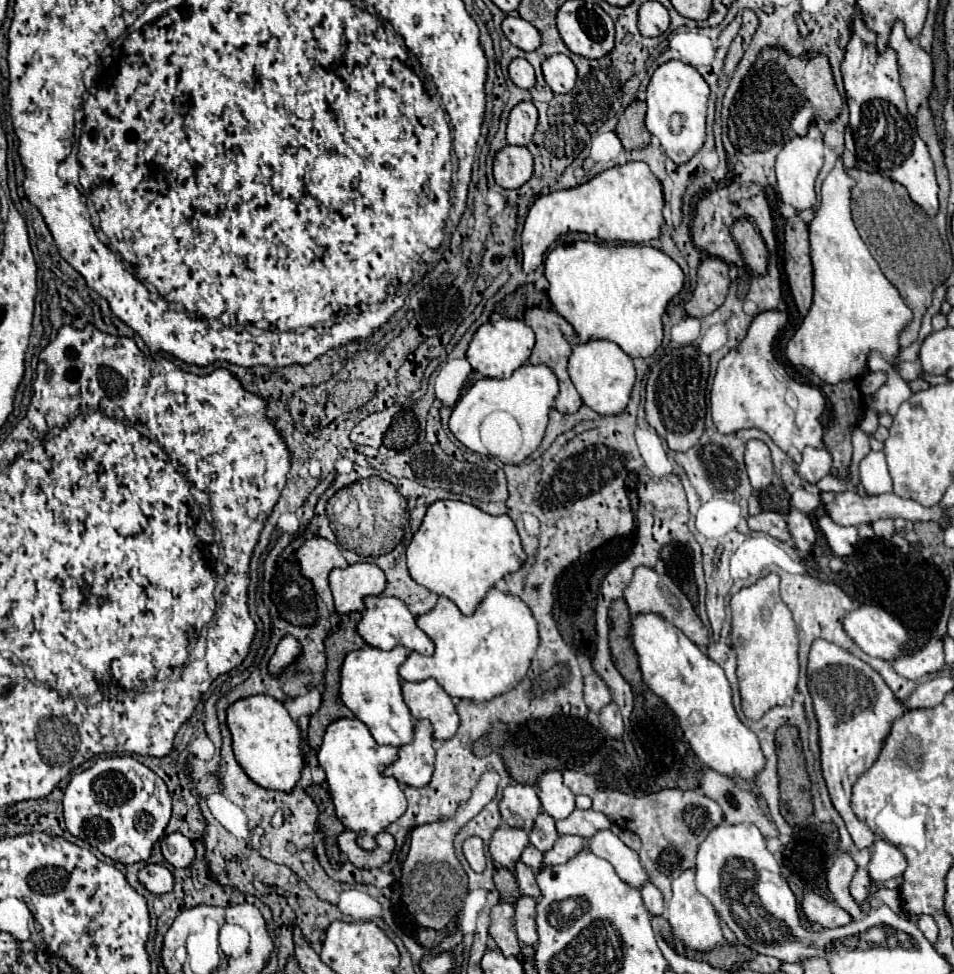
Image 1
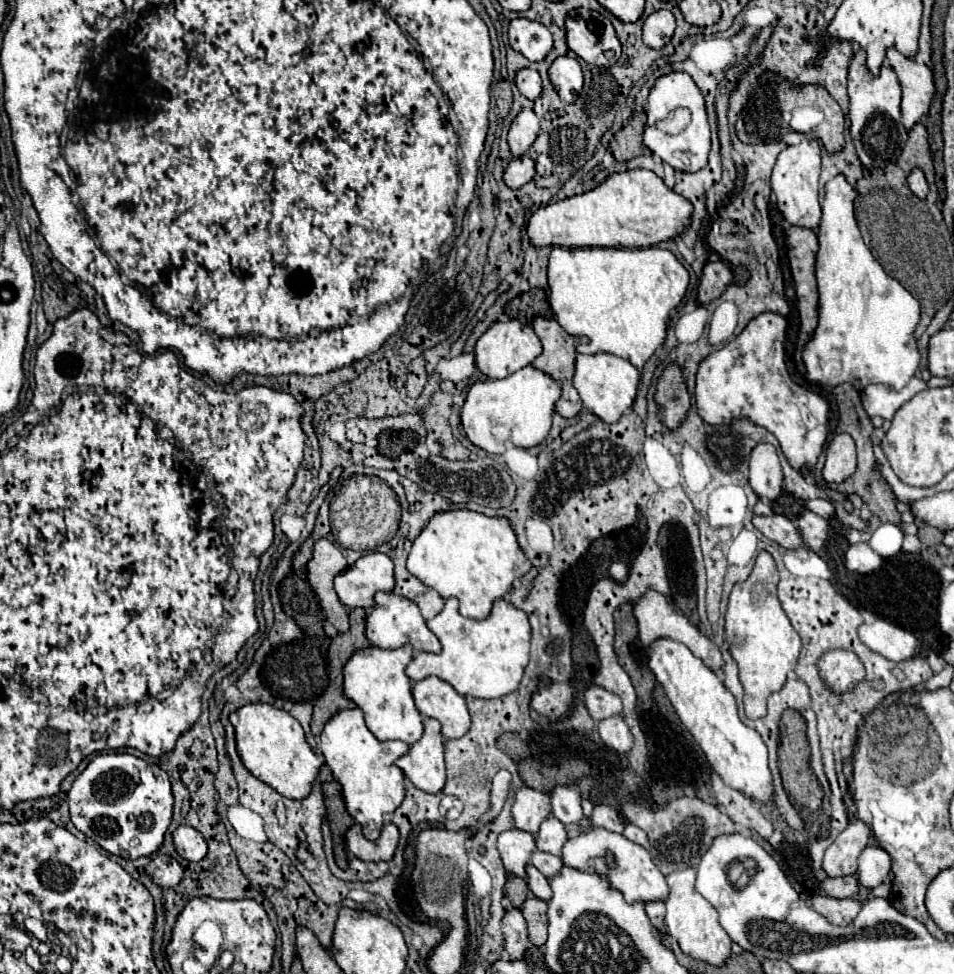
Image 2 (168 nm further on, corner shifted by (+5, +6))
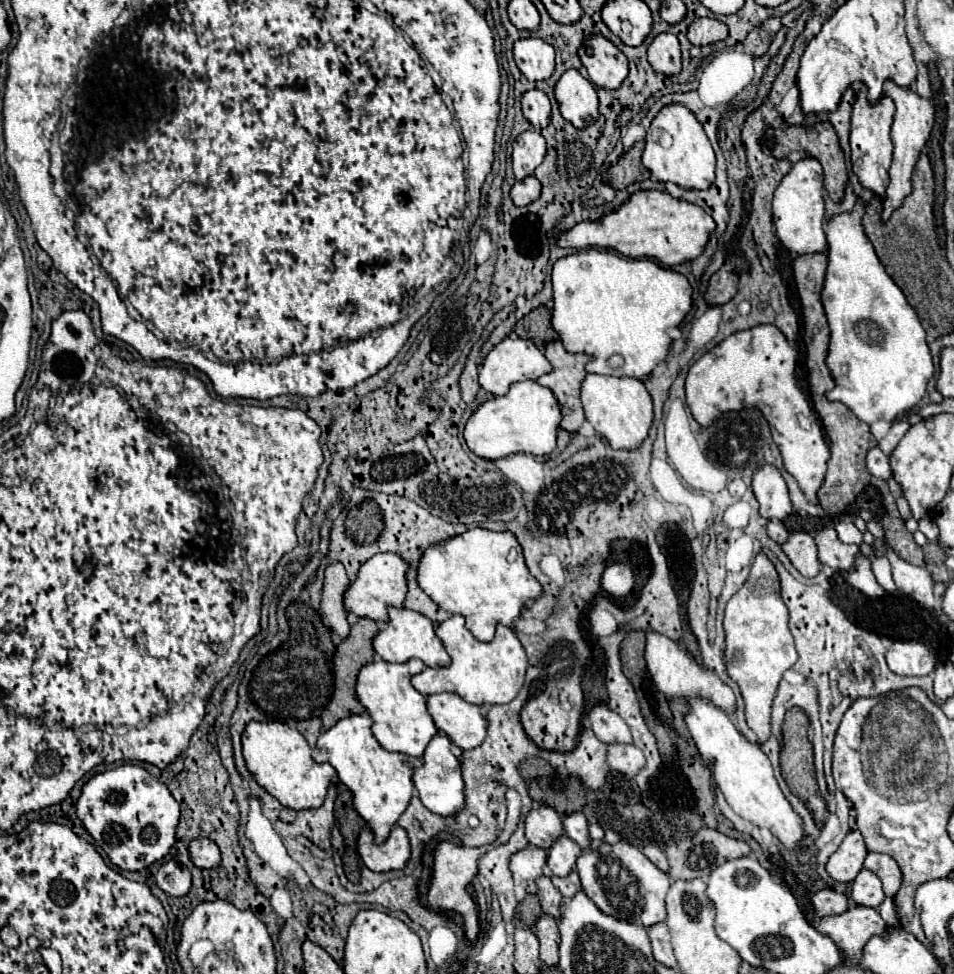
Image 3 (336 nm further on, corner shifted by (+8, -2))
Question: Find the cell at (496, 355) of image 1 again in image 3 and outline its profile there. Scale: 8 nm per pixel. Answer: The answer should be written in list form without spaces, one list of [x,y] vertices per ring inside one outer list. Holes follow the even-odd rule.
[[[506,336],[500,344],[496,344],[488,356],[484,358],[484,364],[480,366],[480,386],[486,392],[492,394],[506,394],[512,382],[520,380],[538,380],[538,376],[550,372],[550,362],[544,358],[544,354],[534,346],[532,340],[524,340],[518,336]]]

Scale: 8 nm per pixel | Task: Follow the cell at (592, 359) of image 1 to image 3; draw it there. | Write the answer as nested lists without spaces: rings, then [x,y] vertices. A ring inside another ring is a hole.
[[[586,374],[580,388],[586,420],[596,432],[608,440],[612,448],[636,448],[650,430],[652,424],[652,398],[646,386],[636,378],[614,378],[604,374]]]

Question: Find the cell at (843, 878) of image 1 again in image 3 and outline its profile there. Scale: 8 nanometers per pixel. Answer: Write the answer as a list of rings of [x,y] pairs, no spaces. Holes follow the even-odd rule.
[[[852,830],[842,840],[838,850],[828,858],[826,872],[836,882],[852,882],[856,878],[856,874],[862,870],[866,854],[868,854],[868,850],[866,850],[862,834],[858,830]]]

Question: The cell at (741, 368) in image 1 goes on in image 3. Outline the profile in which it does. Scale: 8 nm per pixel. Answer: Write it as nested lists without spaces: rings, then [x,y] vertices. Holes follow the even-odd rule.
[[[772,324],[728,336],[722,344],[700,356],[688,370],[686,404],[700,426],[712,426],[724,412],[756,408],[770,424],[772,438],[780,448],[784,468],[790,472],[806,498],[816,504],[816,490],[822,486],[830,448],[820,422],[808,400],[796,386],[796,350]]]

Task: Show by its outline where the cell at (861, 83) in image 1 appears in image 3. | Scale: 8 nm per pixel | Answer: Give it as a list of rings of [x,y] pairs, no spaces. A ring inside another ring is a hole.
[[[866,86],[856,94],[852,108],[852,128],[850,128],[850,148],[852,148],[852,170],[858,176],[860,184],[878,196],[886,196],[888,186],[888,168],[892,164],[894,144],[890,138],[890,126],[894,116],[894,102],[888,96],[882,96],[878,102],[868,102]]]

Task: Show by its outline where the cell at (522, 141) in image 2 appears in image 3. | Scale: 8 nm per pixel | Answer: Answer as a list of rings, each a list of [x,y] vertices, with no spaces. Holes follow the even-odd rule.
[[[526,130],[522,132],[516,142],[514,142],[514,152],[512,152],[512,164],[514,164],[514,174],[518,180],[530,176],[534,168],[544,160],[546,154],[546,142],[540,132],[536,130]]]

